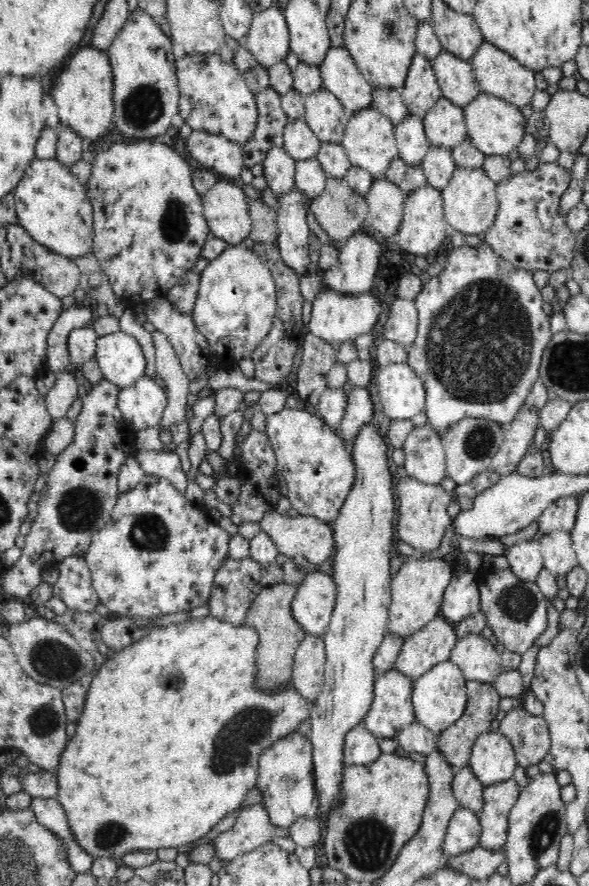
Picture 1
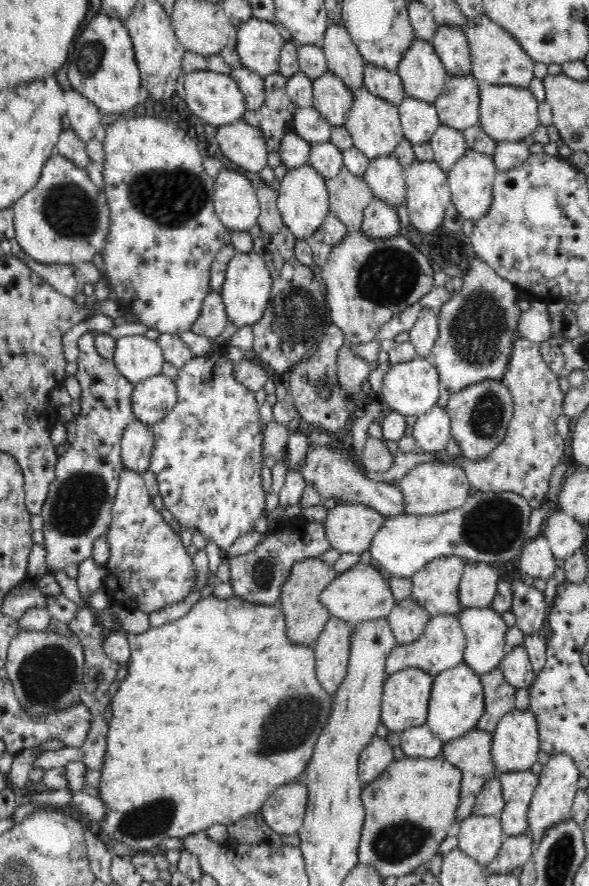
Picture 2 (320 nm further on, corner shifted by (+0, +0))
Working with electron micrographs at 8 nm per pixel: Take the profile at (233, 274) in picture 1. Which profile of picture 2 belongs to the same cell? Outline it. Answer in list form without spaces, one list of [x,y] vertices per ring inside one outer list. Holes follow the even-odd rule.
[[[254,251],[249,253],[235,253],[226,268],[224,284],[220,288],[220,295],[224,301],[228,321],[233,322],[237,328],[253,326],[264,316],[268,308],[273,280],[263,255]]]

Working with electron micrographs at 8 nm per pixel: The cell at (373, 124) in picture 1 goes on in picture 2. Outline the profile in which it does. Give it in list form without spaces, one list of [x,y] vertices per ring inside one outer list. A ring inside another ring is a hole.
[[[364,86],[355,91],[352,109],[347,121],[344,122],[346,129],[352,135],[353,145],[370,160],[379,156],[392,155],[403,139],[398,106],[371,94]]]

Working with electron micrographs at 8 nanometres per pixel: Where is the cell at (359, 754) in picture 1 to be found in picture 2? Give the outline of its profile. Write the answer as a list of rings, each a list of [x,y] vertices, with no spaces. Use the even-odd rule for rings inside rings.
[[[374,738],[360,753],[358,758],[358,774],[364,784],[378,778],[394,762],[392,747],[382,740]]]

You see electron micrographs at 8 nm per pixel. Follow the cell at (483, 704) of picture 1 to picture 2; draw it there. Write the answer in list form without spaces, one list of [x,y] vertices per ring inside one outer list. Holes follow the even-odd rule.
[[[500,667],[480,675],[484,689],[484,713],[476,722],[475,728],[493,733],[500,718],[514,709],[516,689],[504,679]]]

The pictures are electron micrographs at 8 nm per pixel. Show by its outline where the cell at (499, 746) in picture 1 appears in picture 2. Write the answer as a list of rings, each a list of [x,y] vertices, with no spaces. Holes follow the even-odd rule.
[[[515,708],[500,718],[492,733],[492,750],[490,750],[492,753],[490,757],[498,774],[530,769],[540,751],[538,719],[530,708],[524,711]]]

